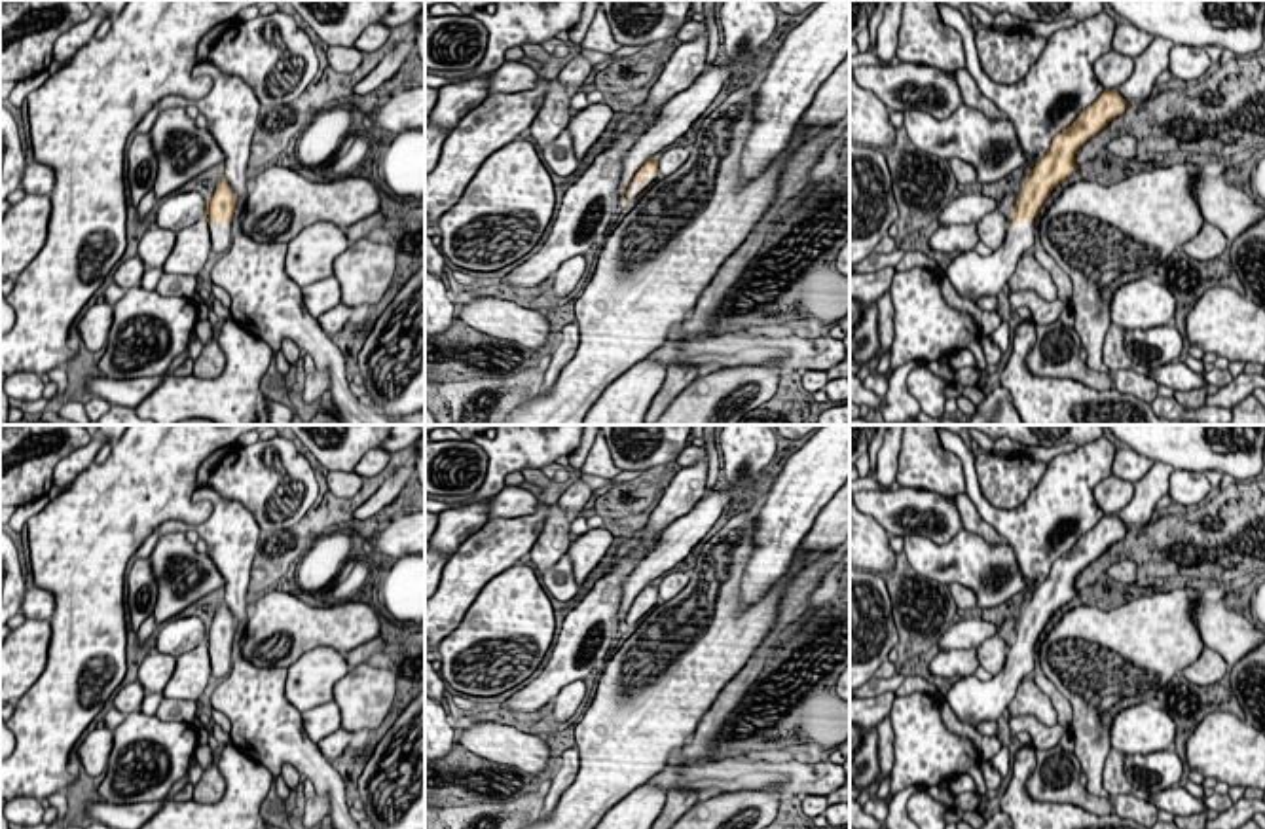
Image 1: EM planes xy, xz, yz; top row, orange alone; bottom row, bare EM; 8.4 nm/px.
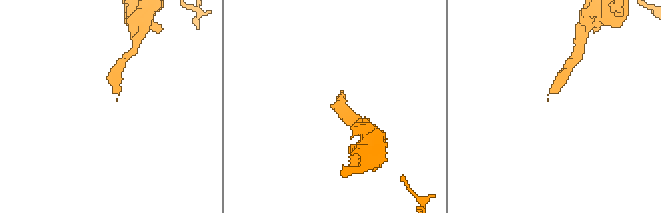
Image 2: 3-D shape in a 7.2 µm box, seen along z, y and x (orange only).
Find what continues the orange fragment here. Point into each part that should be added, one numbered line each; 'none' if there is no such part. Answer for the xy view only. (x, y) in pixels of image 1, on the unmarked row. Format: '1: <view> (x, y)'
1: xy (220, 659)

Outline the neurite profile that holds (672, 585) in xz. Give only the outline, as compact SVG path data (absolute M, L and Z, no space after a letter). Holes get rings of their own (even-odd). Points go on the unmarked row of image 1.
M677 571L677 573L664 577L658 582L658 599L664 603L679 596L685 590L685 586L688 584L690 575L692 575L690 571Z

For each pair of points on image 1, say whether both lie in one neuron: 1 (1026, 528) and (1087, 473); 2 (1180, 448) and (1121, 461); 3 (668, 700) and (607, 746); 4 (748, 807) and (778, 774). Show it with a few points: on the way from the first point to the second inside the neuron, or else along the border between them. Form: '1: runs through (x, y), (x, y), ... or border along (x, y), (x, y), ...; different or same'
1: runs through (1042, 518), (1072, 488); same
2: border along (1125, 444), (1154, 461); different
3: runs through (653, 706), (623, 736); same
4: border along (721, 792), (776, 788), (784, 795); different

